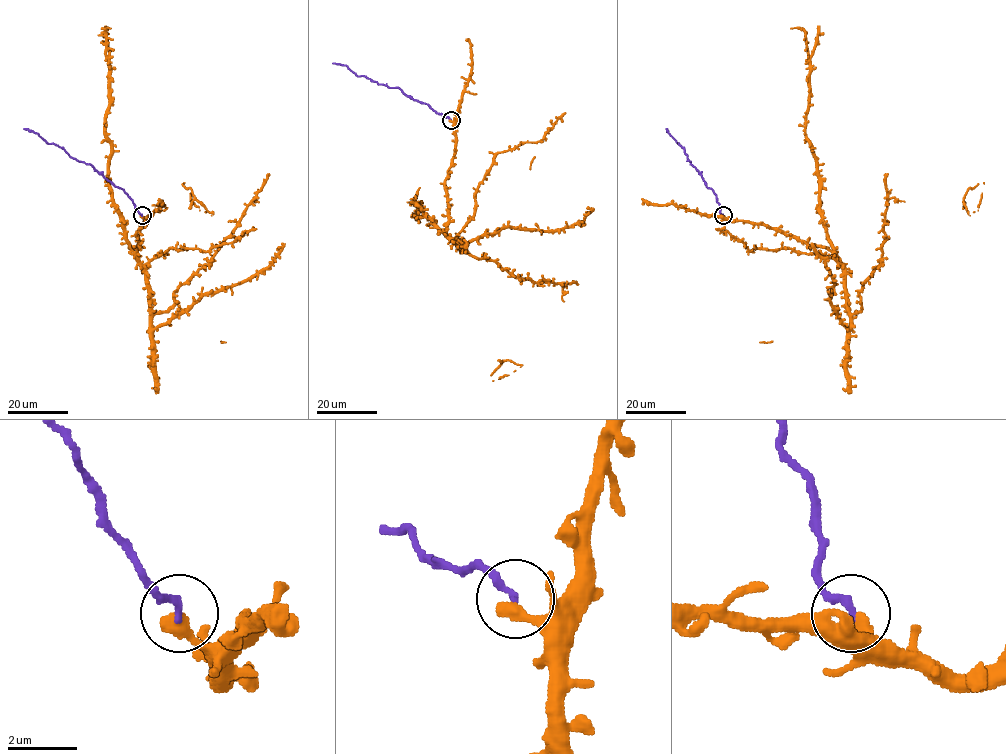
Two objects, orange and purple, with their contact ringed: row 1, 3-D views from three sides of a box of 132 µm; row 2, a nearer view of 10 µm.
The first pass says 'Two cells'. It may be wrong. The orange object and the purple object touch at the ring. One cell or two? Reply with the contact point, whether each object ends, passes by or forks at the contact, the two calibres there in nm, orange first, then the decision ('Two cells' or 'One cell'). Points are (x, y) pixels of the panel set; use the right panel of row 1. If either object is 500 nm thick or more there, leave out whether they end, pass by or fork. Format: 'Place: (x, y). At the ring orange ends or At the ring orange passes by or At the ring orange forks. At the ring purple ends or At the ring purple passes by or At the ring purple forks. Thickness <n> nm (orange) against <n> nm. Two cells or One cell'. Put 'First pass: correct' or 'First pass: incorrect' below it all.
Place: (723, 215). At the ring orange ends. At the ring purple ends. Thickness 440 nm (orange) against 240 nm. Two cells
First pass: correct

